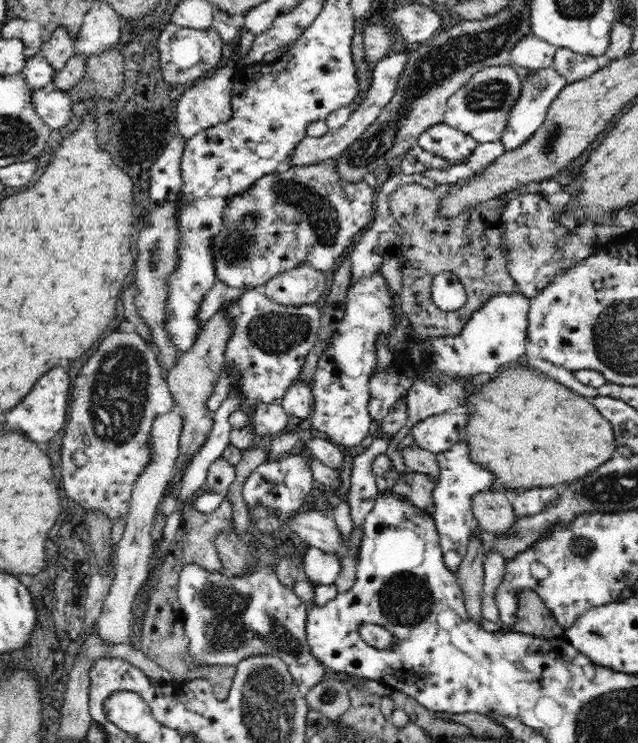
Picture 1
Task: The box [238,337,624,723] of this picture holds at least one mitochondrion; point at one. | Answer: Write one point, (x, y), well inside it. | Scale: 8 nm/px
(405, 599)

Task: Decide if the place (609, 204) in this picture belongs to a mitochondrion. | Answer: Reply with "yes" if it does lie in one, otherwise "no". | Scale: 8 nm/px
no

